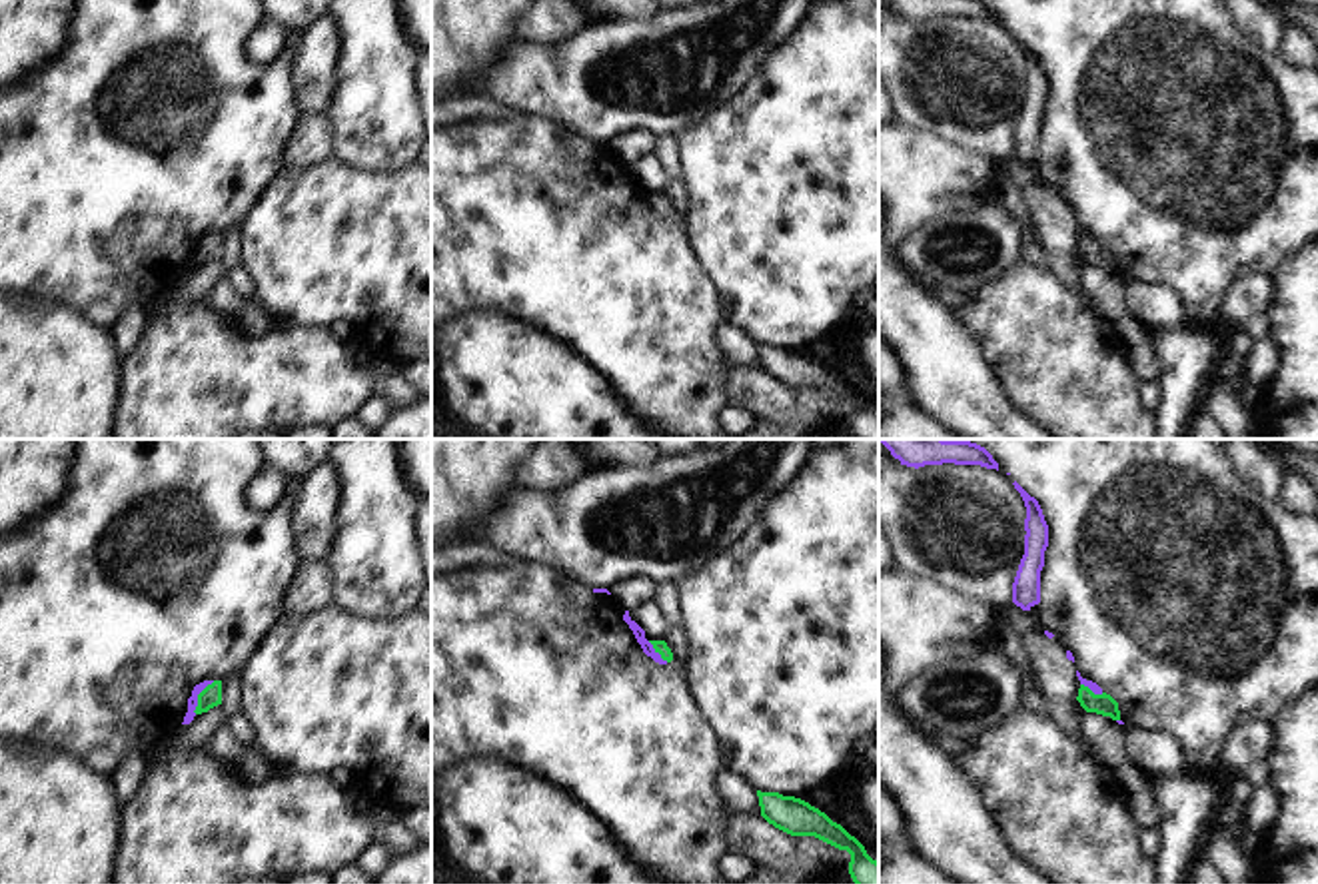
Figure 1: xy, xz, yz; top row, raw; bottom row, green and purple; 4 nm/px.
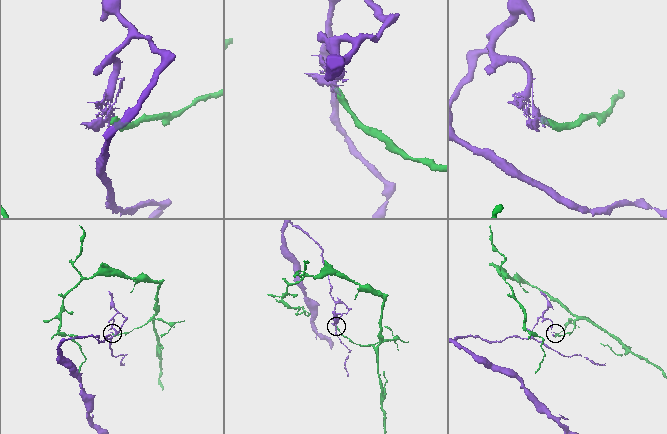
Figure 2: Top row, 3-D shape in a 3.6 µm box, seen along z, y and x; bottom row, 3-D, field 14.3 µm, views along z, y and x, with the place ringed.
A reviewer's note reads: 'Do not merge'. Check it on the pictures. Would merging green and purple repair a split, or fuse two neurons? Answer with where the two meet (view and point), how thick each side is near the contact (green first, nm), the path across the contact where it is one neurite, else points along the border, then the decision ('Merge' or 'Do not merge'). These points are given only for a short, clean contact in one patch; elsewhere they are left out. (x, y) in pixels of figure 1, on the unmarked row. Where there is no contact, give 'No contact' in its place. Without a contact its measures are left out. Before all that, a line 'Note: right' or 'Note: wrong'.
Note: right
Touches green at xy (198, 250). Thickness 90 nm (green) against 50 nm. Boundary: xy (214, 234), (198, 248), (194, 266). Do not merge

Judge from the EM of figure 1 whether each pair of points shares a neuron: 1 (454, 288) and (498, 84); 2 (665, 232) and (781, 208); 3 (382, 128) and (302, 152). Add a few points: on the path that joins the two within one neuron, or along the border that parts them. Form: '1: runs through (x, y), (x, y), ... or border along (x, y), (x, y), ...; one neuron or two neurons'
1: border along (512, 108), (558, 120); two neurons
2: border along (683, 214), (687, 240), (705, 270); two neurons
3: border along (324, 114), (332, 128), (332, 154); two neurons

